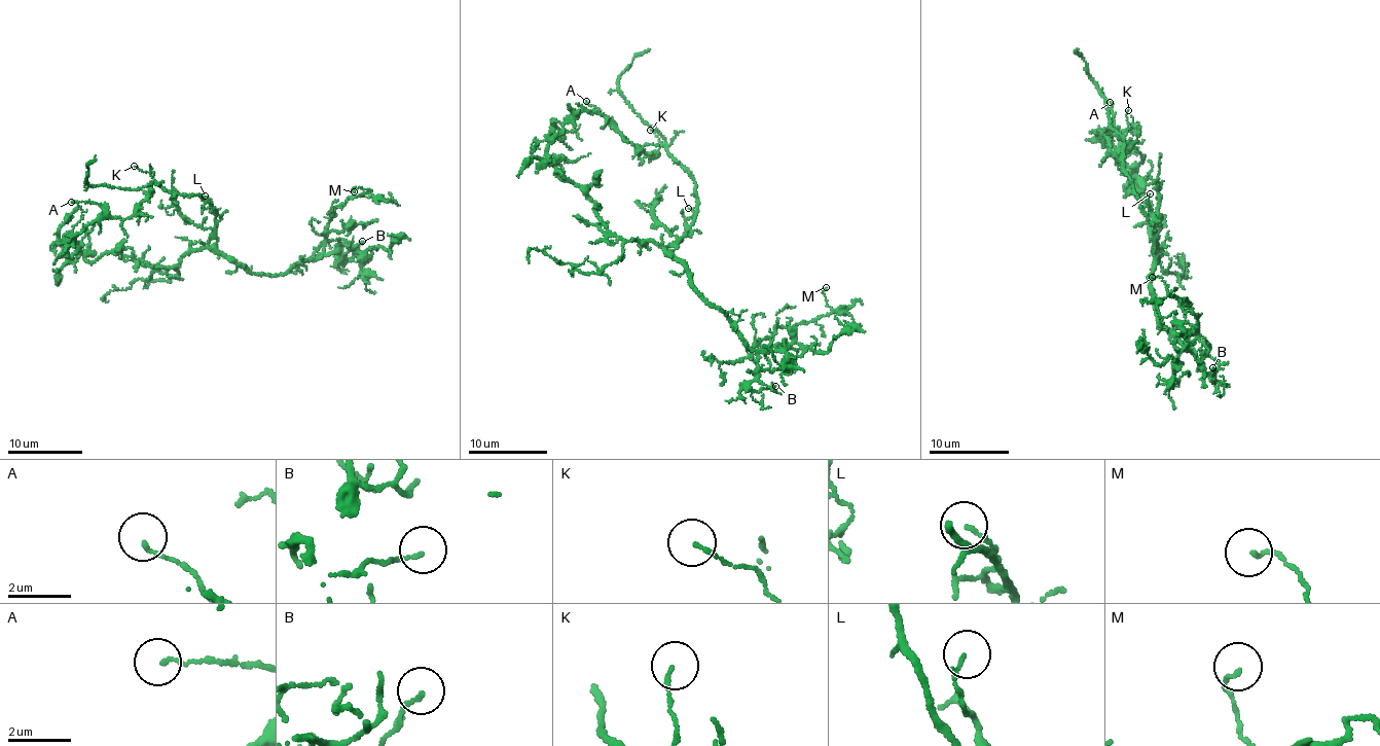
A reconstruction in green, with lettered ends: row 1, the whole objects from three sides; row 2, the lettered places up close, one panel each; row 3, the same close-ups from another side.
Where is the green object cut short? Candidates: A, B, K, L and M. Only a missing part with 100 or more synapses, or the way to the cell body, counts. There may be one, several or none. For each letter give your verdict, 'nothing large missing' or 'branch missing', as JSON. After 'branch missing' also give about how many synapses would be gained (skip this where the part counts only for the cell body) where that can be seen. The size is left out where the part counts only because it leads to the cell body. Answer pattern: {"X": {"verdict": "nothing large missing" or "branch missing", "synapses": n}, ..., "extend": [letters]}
{"A": {"verdict": "nothing large missing"}, "B": {"verdict": "nothing large missing"}, "K": {"verdict": "branch missing"}, "L": {"verdict": "nothing large missing"}, "M": {"verdict": "nothing large missing"}, "extend": ["K"]}

